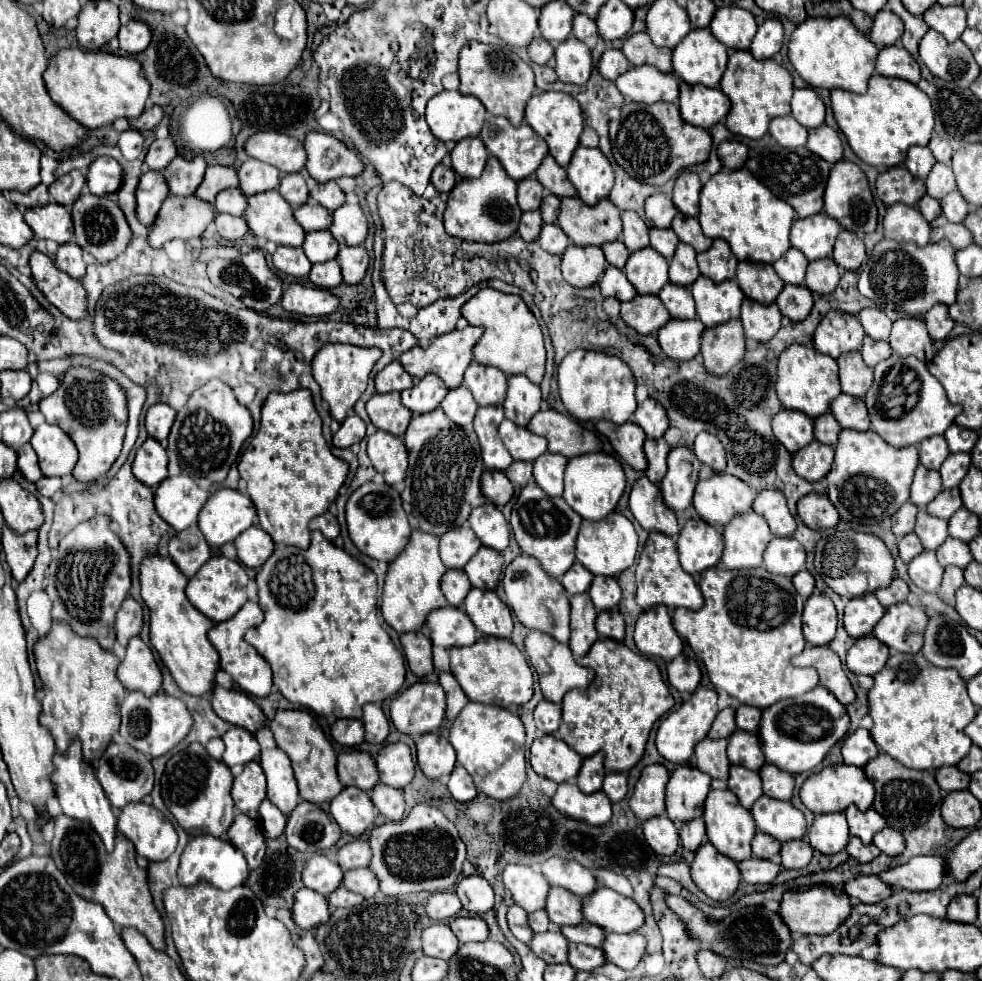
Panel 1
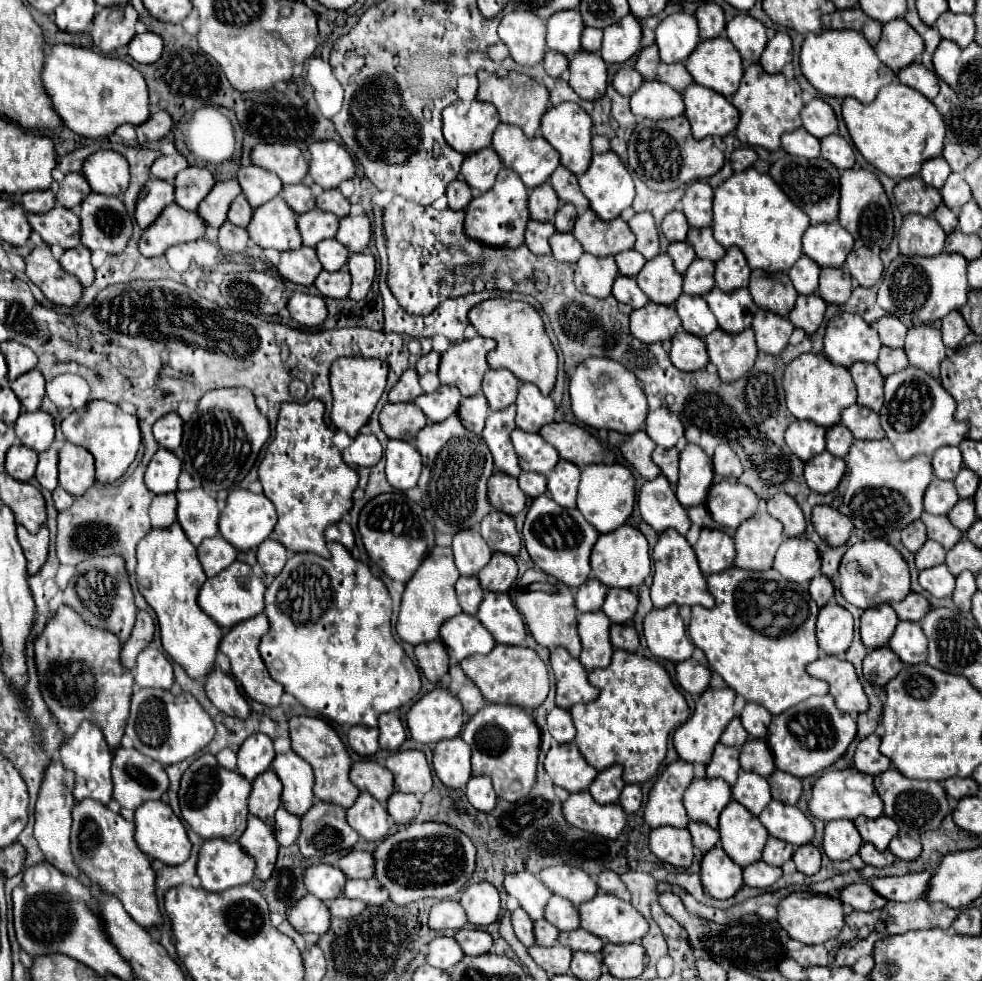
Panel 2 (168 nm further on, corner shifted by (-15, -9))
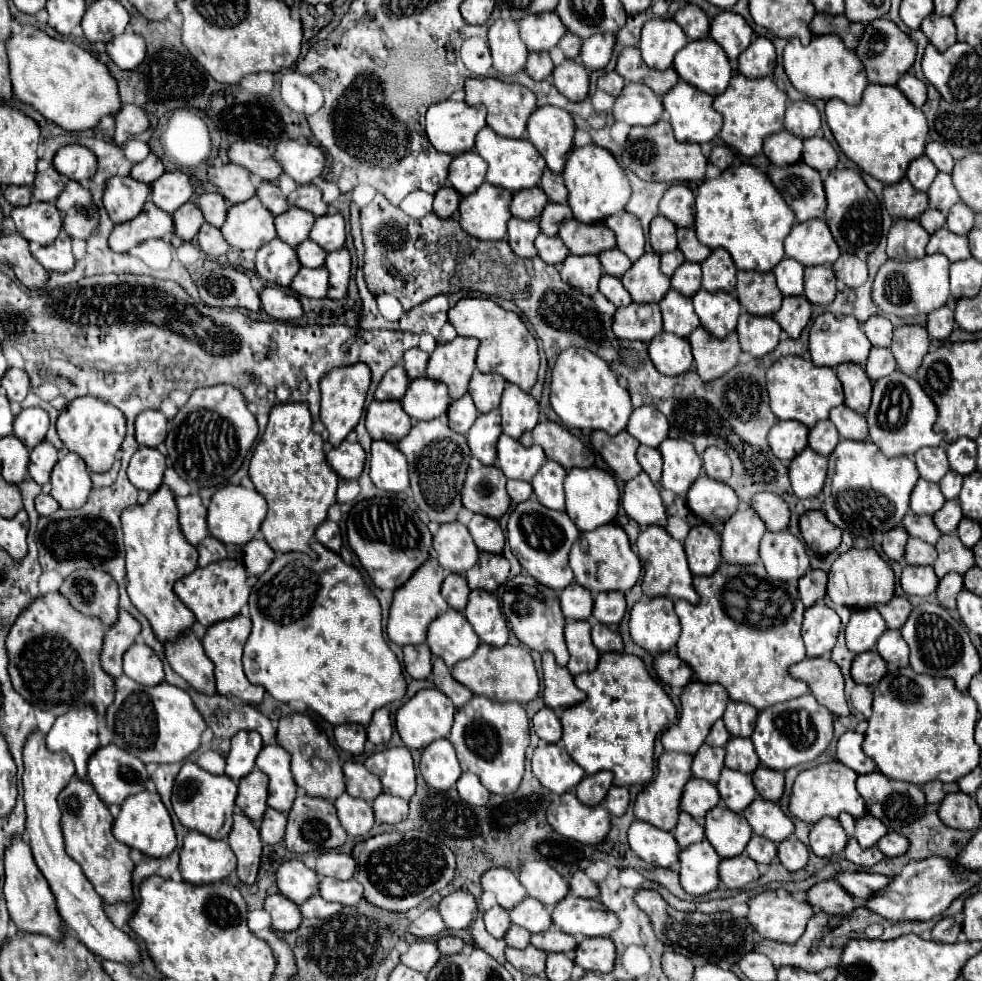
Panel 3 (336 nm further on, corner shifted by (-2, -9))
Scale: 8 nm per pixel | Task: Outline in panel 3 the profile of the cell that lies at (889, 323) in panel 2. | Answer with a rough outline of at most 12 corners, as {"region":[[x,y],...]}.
{"region":[[874,315],[862,325],[874,347],[890,347],[892,323]]}

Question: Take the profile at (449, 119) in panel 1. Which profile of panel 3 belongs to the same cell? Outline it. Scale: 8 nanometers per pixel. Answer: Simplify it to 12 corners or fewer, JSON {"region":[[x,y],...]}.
{"region":[[442,101],[426,113],[434,149],[474,149],[486,107]]}

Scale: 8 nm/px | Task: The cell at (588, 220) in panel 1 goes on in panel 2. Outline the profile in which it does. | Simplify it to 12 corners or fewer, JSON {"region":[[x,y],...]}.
{"region":[[593,209],[577,217],[573,235],[599,257],[633,249],[621,217],[603,221]]}

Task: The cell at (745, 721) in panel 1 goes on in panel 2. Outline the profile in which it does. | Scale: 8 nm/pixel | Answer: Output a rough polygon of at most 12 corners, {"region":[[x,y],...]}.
{"region":[[747,703],[741,721],[751,737],[765,739],[771,713]]}

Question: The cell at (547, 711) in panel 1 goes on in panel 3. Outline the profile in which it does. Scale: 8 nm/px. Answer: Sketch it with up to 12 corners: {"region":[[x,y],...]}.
{"region":[[554,709],[534,715],[536,735],[544,743],[558,743],[562,725]]}

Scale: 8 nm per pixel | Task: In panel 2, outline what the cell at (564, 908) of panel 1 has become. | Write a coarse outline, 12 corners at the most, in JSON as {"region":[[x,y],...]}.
{"region":[[553,895],[545,919],[559,931],[579,927],[579,911],[571,901]]}

